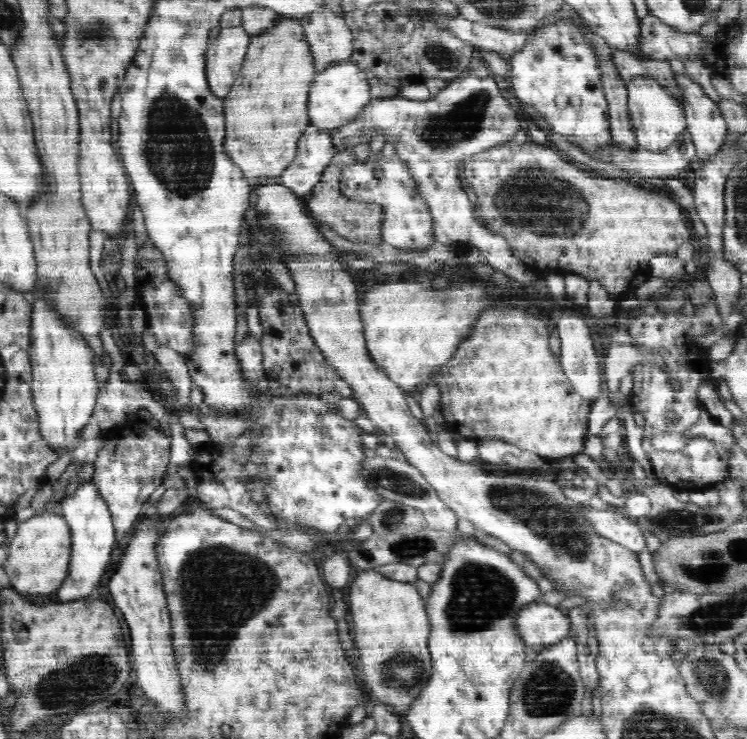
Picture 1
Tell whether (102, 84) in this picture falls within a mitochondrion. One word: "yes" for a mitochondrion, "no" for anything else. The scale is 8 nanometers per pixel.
yes

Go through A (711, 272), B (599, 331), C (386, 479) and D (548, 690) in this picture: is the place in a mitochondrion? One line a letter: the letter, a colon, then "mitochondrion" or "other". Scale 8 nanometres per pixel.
A: other
B: other
C: mitochondrion
D: mitochondrion

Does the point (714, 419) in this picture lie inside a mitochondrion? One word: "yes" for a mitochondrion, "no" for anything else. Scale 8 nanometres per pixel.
no

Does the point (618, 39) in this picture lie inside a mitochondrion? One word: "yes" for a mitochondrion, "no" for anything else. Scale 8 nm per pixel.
no

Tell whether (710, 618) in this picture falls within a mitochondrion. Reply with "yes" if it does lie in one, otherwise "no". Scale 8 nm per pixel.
yes

